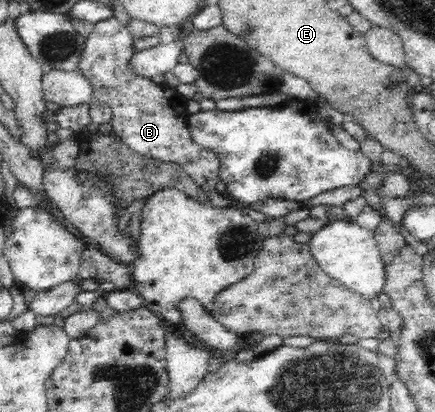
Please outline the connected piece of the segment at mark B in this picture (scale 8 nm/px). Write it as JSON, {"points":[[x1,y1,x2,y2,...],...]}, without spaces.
{"points":[[113,16,94,25,83,43,78,69,89,80,92,97,110,107,109,123,123,142,141,155,180,165,209,195,220,180,219,155,194,142,188,126,189,99,180,95,175,87,165,83,157,85,151,77,137,75,132,70,131,62,136,53,133,36]]}

